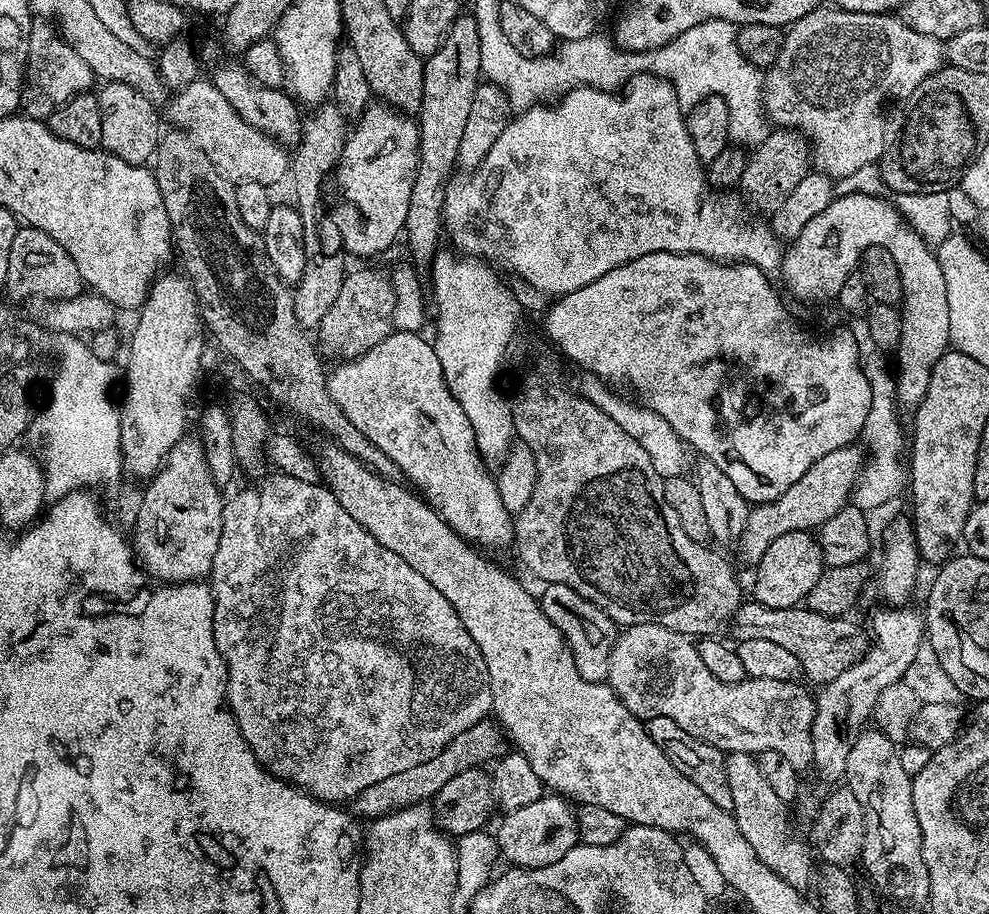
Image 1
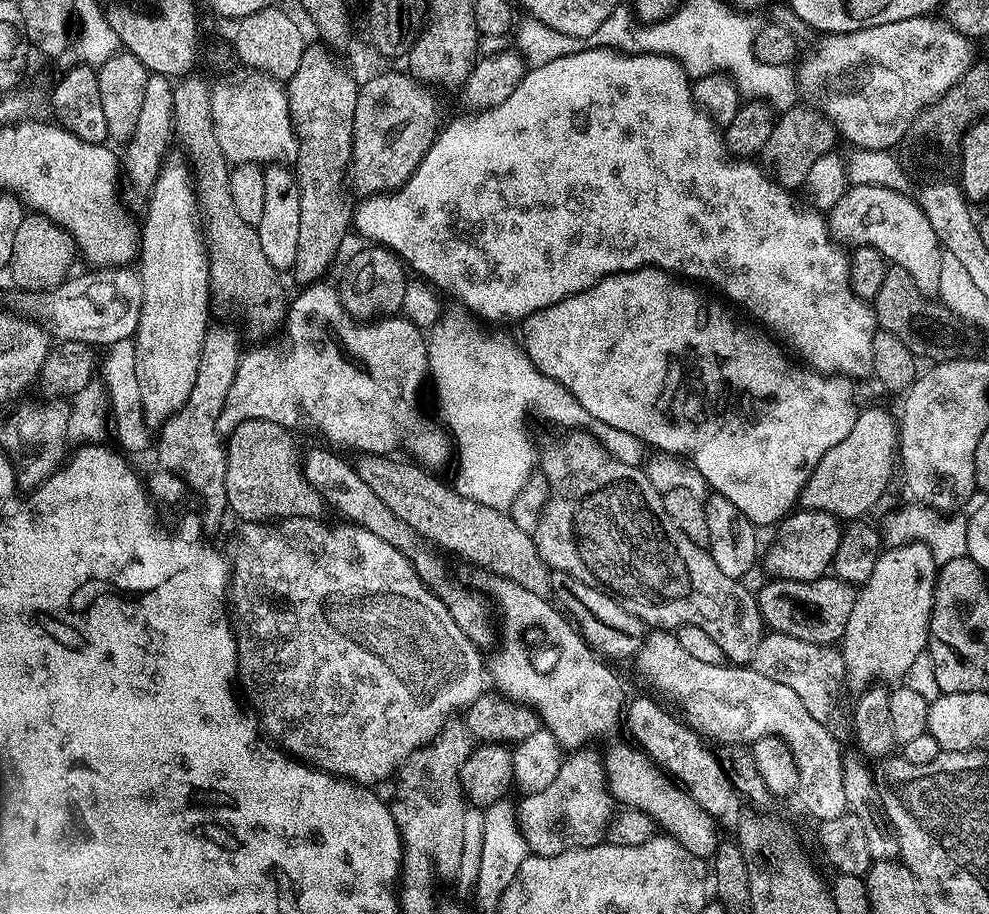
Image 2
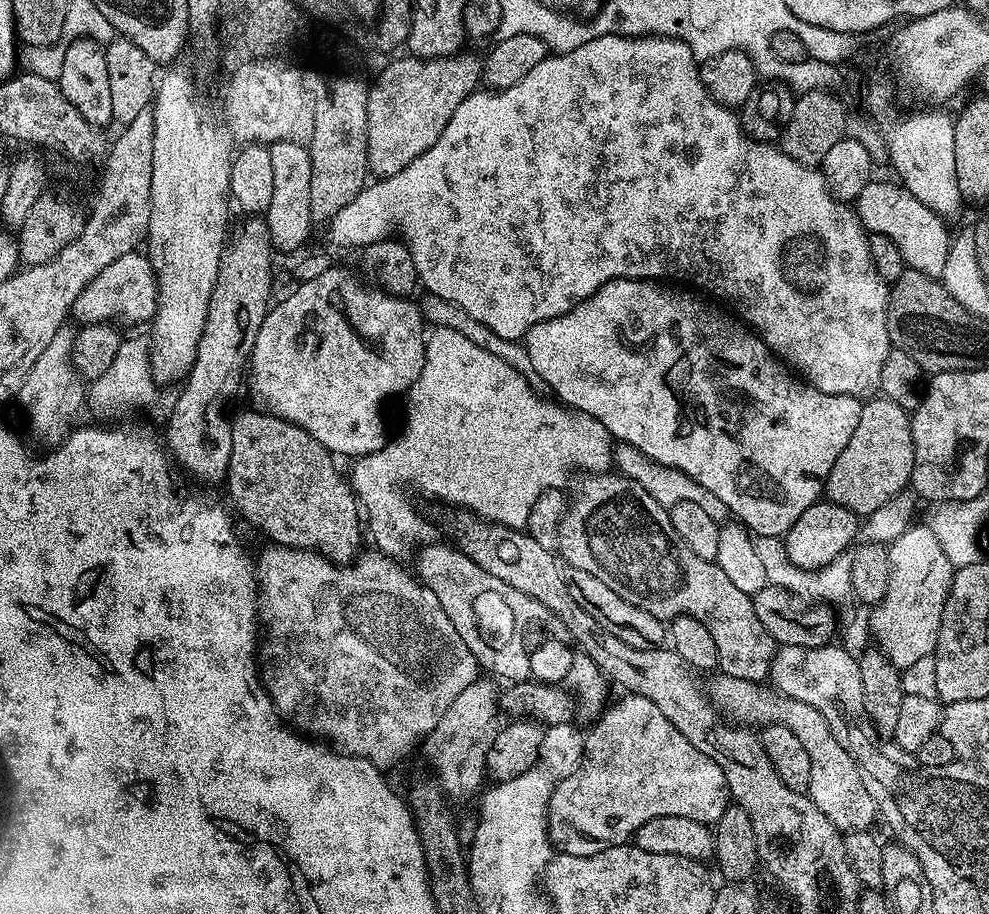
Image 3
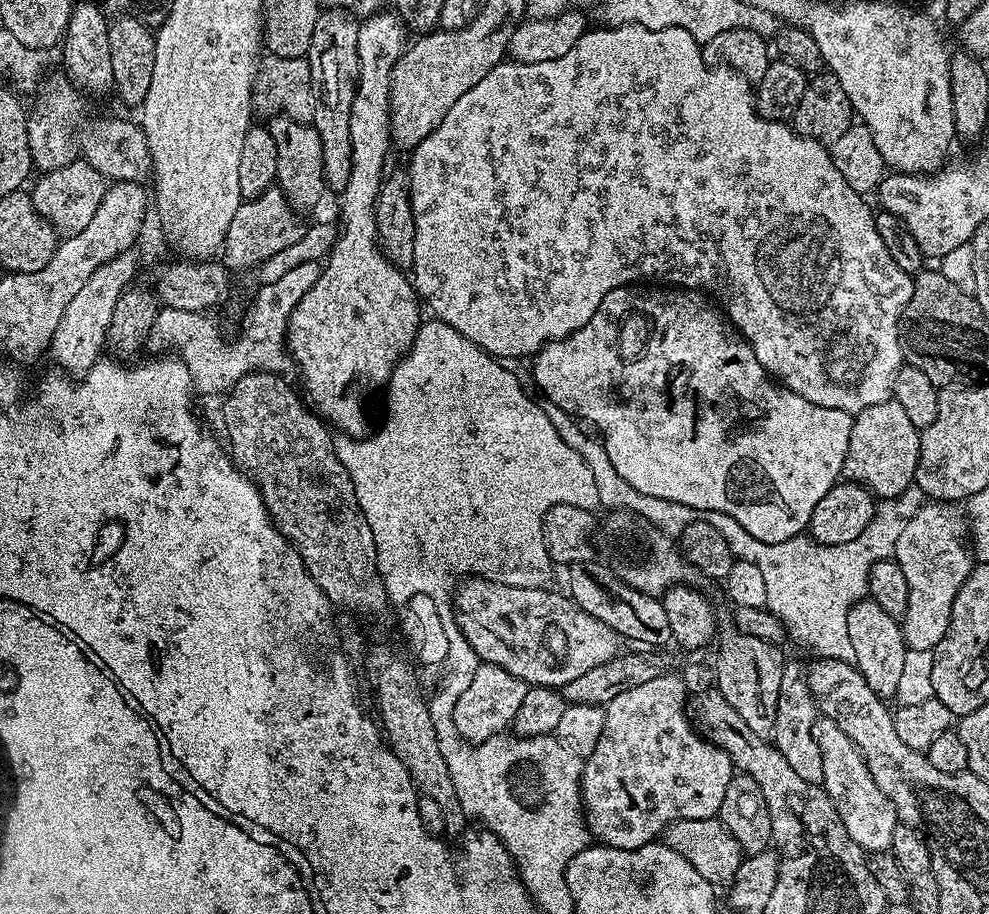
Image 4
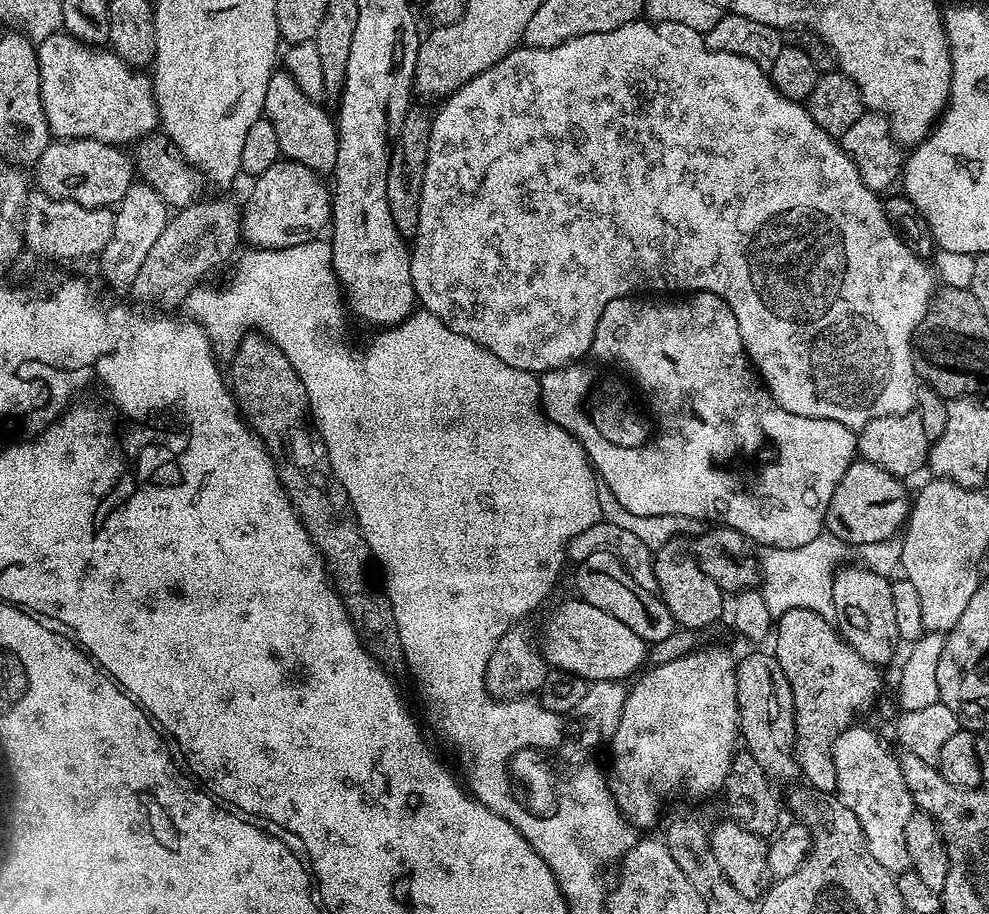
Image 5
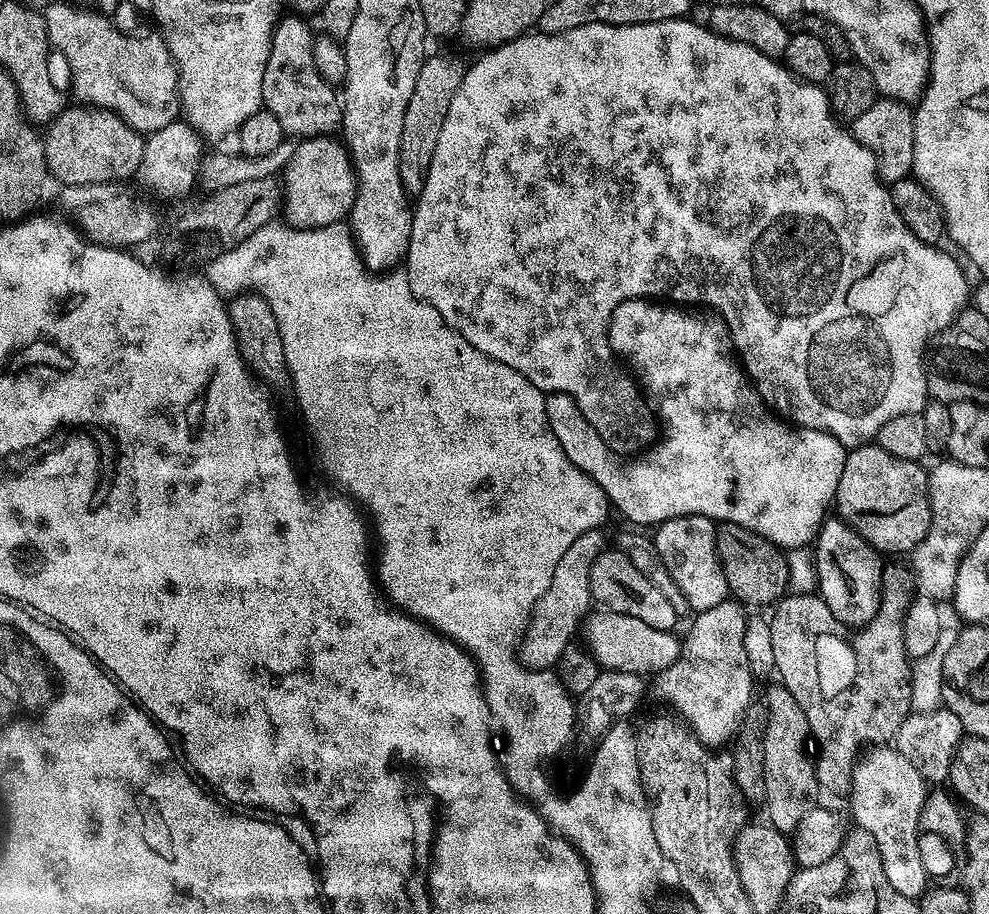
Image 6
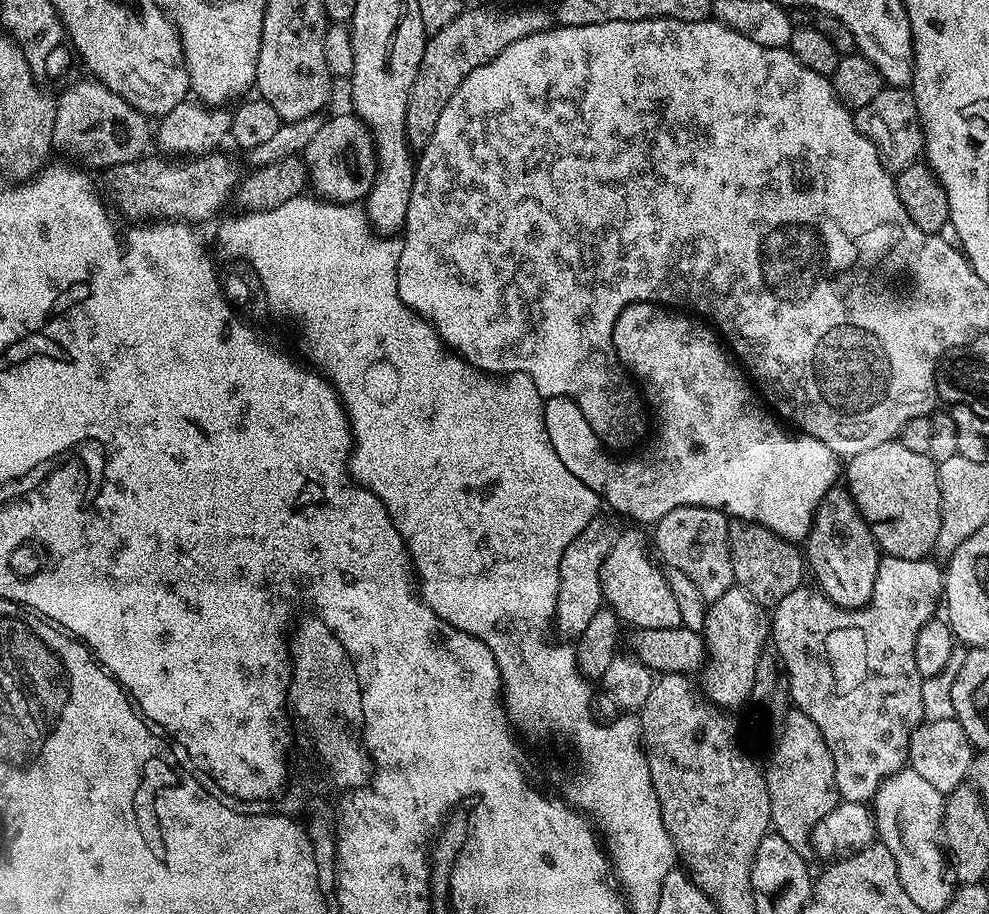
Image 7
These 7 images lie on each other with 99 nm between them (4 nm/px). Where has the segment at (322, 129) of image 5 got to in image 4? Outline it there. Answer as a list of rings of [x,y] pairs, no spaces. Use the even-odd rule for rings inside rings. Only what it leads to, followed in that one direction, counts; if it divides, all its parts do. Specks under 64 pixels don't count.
[[[283,114],[271,117],[266,127],[276,143],[276,184],[288,199],[289,208],[305,214],[319,202],[320,195],[326,192],[322,170],[322,142],[311,123],[291,120]]]

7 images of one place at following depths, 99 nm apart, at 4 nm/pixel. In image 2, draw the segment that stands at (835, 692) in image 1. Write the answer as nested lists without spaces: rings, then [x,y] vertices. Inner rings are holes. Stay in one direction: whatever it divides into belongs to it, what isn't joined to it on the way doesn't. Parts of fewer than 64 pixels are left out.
[[[926,543],[881,551],[878,562],[874,562],[874,574],[856,593],[854,611],[850,614],[850,622],[846,622],[842,637],[844,675],[849,689],[868,690],[877,682],[899,681],[906,676],[914,660],[926,652],[937,571],[933,549]]]

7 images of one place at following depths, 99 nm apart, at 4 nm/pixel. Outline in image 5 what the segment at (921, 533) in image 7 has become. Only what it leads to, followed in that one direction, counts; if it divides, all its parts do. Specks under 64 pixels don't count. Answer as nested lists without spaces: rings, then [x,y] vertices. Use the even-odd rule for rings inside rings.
[[[859,458],[853,460],[846,474],[842,474],[838,486],[834,486],[830,506],[826,506],[826,531],[847,546],[882,542],[895,537],[905,527],[910,511],[910,492],[908,496],[904,484],[901,477],[882,470],[882,466],[874,466],[874,462]]]

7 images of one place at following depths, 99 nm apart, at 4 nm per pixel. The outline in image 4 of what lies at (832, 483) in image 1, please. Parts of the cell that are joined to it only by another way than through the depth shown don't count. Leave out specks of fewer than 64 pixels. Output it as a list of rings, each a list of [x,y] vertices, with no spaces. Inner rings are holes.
[[[895,398],[855,413],[850,430],[850,446],[844,459],[843,479],[862,485],[880,500],[902,494],[916,479],[920,434],[921,429],[910,422],[906,410],[902,410]]]

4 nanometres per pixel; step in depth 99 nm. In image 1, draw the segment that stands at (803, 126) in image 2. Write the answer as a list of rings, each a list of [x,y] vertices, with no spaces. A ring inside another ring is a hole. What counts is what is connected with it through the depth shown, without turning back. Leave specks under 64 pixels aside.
[[[776,128],[769,131],[766,142],[756,145],[747,153],[746,170],[742,170],[742,178],[738,185],[738,192],[749,205],[756,204],[756,208],[765,214],[777,212],[790,198],[794,186],[806,178],[810,170],[810,145],[803,132],[791,128]]]

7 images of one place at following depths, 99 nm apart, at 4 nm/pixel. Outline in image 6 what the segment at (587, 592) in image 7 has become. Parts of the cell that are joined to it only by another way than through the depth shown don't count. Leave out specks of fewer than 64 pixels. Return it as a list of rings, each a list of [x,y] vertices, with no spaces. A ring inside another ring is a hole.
[[[603,531],[587,532],[582,538],[576,539],[566,549],[566,554],[554,566],[554,578],[550,578],[550,586],[546,586],[546,594],[538,598],[532,607],[528,625],[524,628],[524,635],[518,645],[518,659],[525,668],[532,668],[535,672],[547,672],[555,669],[562,650],[566,650],[572,643],[572,634],[577,633],[582,617],[585,617],[593,607],[594,601],[590,591],[590,566],[605,551]]]

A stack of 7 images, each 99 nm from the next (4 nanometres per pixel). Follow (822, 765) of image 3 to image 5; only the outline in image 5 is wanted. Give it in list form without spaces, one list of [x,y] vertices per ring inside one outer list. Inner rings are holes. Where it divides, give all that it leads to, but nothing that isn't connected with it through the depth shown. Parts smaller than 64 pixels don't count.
[[[853,726],[838,734],[832,757],[836,775],[835,795],[847,808],[854,810],[854,818],[858,818],[868,839],[870,854],[874,854],[878,866],[893,874],[909,871],[912,859],[906,850],[904,835],[914,805],[897,753],[892,753],[870,729]]]

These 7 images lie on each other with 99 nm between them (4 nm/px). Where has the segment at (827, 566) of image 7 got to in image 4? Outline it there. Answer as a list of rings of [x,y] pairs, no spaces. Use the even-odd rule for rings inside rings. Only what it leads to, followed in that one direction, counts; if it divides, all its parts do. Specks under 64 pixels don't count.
[[[863,598],[850,610],[848,626],[851,645],[854,646],[857,658],[855,668],[862,674],[862,678],[866,678],[866,686],[870,686],[870,690],[878,693],[881,700],[891,701],[895,697],[902,665],[909,650],[904,642],[901,621],[895,616],[886,614],[886,610],[878,606],[878,602],[874,602],[871,598]]]

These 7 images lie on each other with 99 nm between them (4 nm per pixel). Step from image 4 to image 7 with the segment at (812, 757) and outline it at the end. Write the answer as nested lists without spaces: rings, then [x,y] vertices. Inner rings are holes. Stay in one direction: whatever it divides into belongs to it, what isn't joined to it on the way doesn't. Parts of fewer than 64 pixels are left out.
[[[881,555],[878,574],[874,578],[874,592],[870,602],[863,608],[840,608],[823,592],[815,587],[801,586],[794,590],[794,594],[786,594],[782,602],[778,602],[770,612],[770,644],[776,647],[775,655],[782,665],[788,679],[788,691],[791,695],[791,703],[801,712],[805,712],[818,726],[826,746],[830,750],[830,758],[834,758],[834,782],[841,801],[849,800],[859,804],[868,804],[875,796],[878,786],[887,776],[894,775],[900,768],[908,764],[908,747],[910,738],[919,724],[924,723],[925,717],[922,706],[922,686],[925,677],[918,670],[918,662],[914,662],[914,646],[918,642],[918,630],[926,626],[926,622],[937,615],[944,594],[944,572],[935,564],[935,559],[911,560],[910,558],[894,558],[893,556]]]

